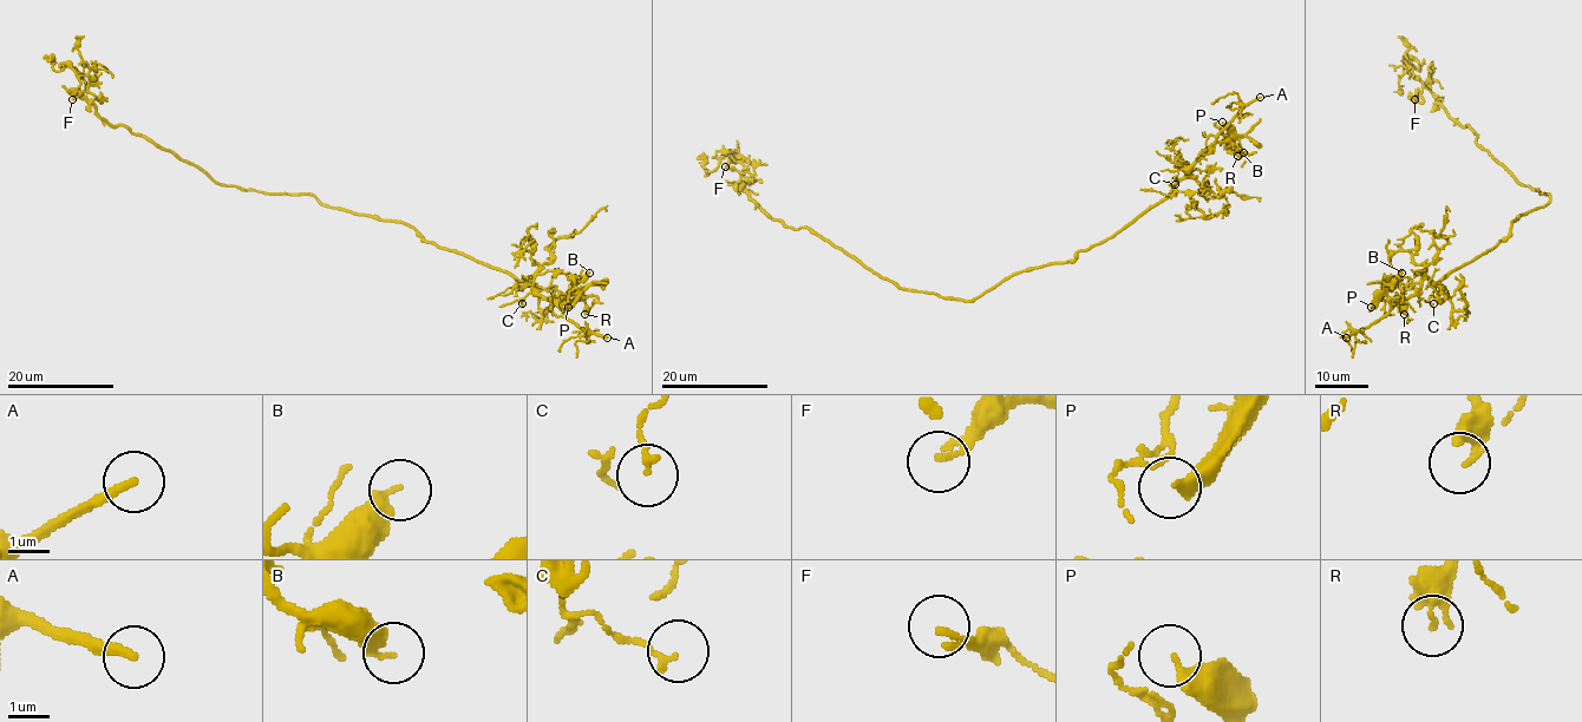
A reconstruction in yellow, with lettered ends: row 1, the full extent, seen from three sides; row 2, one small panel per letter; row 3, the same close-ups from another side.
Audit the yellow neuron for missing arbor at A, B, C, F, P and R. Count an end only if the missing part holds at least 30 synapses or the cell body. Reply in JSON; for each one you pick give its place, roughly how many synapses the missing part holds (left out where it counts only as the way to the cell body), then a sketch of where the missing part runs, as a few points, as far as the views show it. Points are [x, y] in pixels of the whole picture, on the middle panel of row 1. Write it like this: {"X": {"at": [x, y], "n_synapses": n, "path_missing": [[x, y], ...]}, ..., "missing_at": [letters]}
{"A": {"at": [1260, 97]}, "missing_at": ["A"]}

